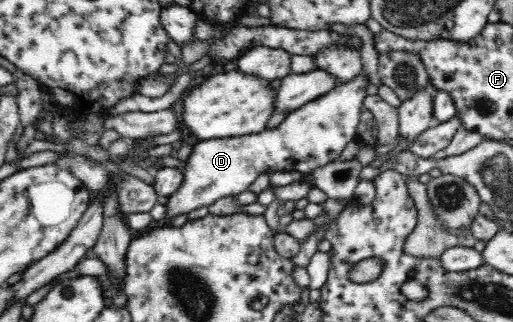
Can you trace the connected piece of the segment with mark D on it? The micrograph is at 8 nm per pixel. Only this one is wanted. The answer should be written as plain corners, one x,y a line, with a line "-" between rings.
359,76
334,87
328,94
301,106
291,112
284,122
259,134
239,136
239,138
217,138
217,140
199,141
192,150
181,170
183,182
168,198
165,217
150,227
171,225
172,220
180,215
187,215
197,208
215,204
221,198
235,197
249,188
261,172
311,173
317,166
338,160
345,146
358,138
356,136
361,107
367,97
368,76

